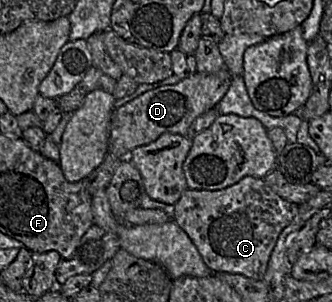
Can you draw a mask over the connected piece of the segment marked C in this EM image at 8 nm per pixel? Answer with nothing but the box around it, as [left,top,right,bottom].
[172,176,298,280]

